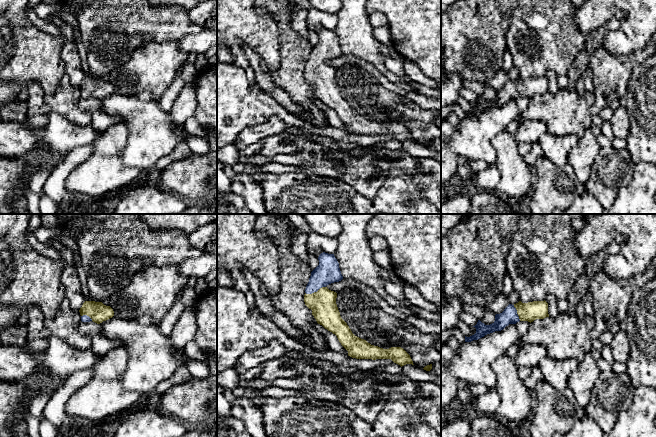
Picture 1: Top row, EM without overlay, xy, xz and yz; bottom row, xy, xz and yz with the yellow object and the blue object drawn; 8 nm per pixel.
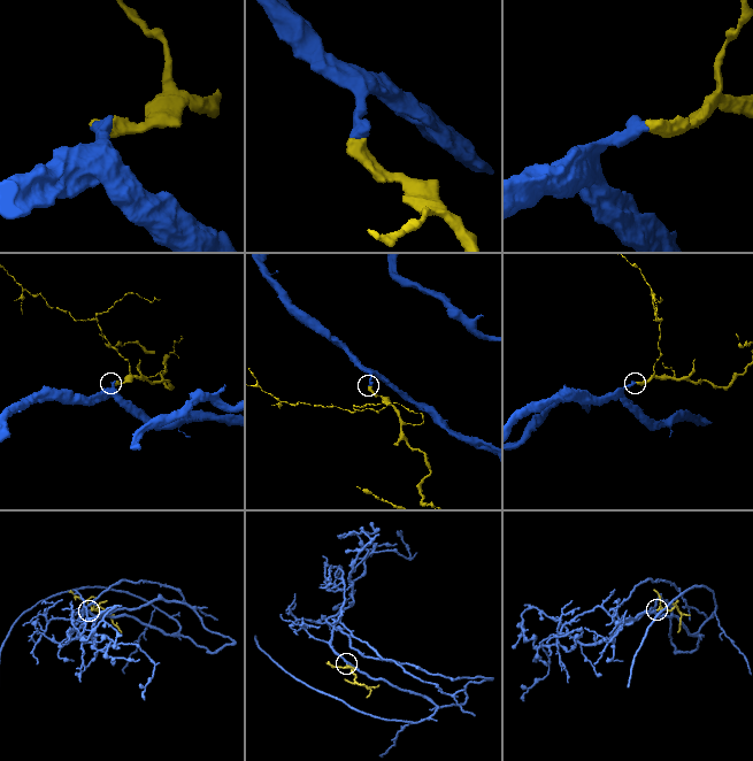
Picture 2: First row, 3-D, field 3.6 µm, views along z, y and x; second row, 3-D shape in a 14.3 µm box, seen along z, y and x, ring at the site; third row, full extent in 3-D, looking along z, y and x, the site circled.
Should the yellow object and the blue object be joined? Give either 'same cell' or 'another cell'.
same cell

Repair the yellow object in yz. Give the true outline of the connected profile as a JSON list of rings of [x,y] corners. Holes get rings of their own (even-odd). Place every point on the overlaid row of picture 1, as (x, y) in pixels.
[[[533,301],[528,303],[509,304],[502,313],[495,315],[495,321],[490,325],[485,325],[480,320],[473,327],[476,333],[470,337],[465,336],[465,342],[478,340],[487,334],[501,331],[509,324],[516,324],[519,321],[533,322],[536,319],[549,317],[548,303],[544,301]]]

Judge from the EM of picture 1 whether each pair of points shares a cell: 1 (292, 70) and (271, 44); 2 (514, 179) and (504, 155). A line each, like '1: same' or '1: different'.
1: different
2: same

